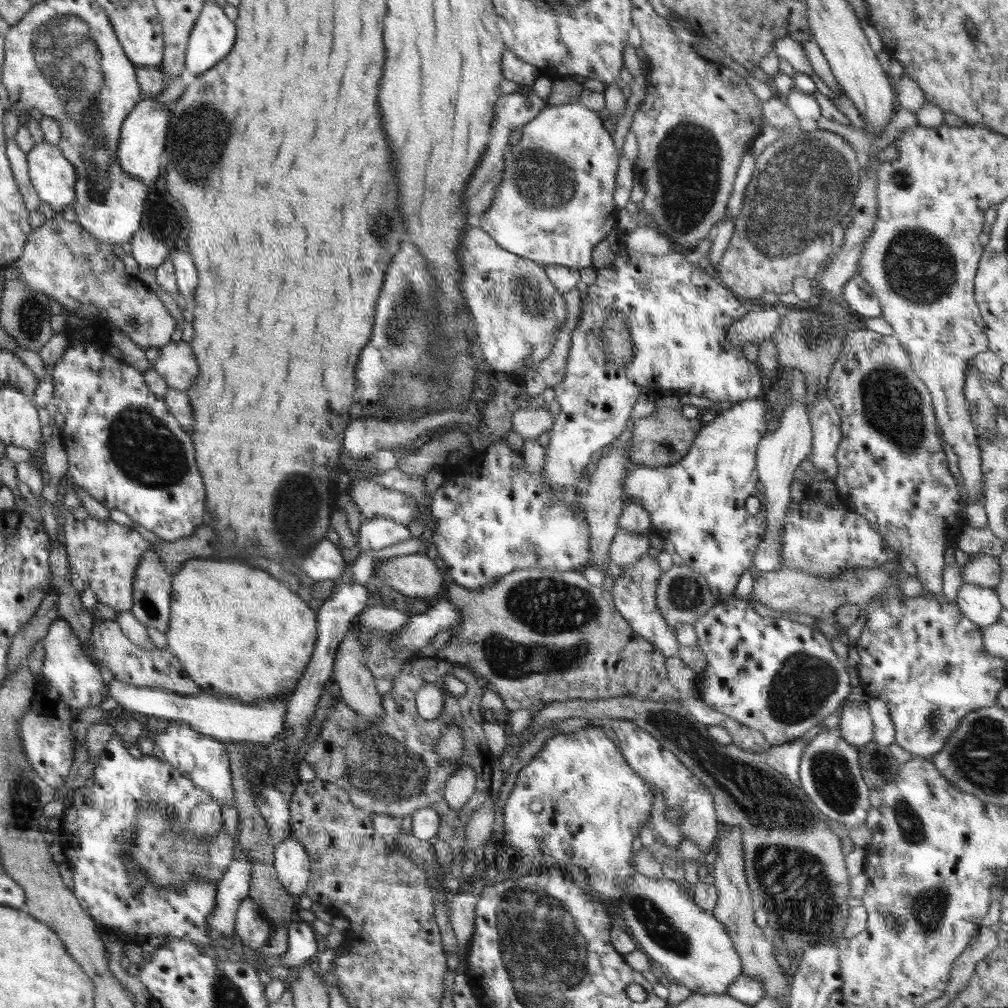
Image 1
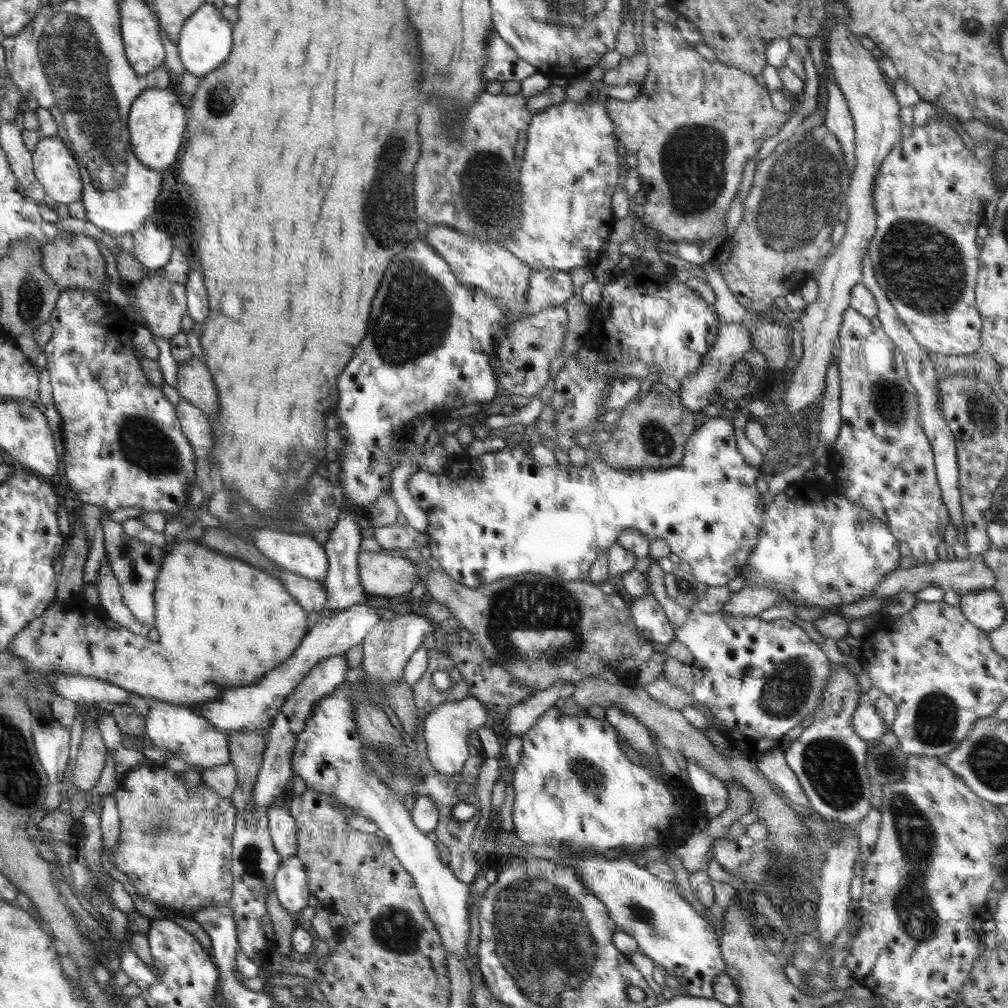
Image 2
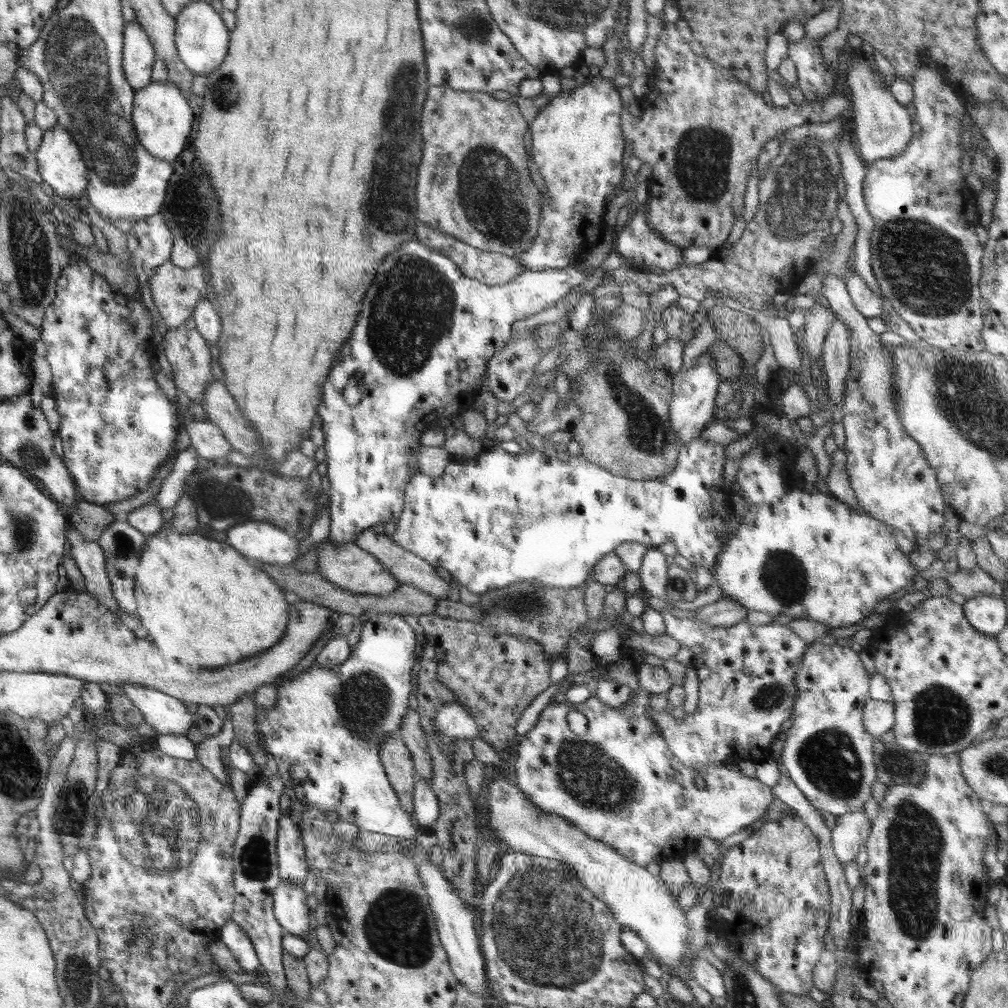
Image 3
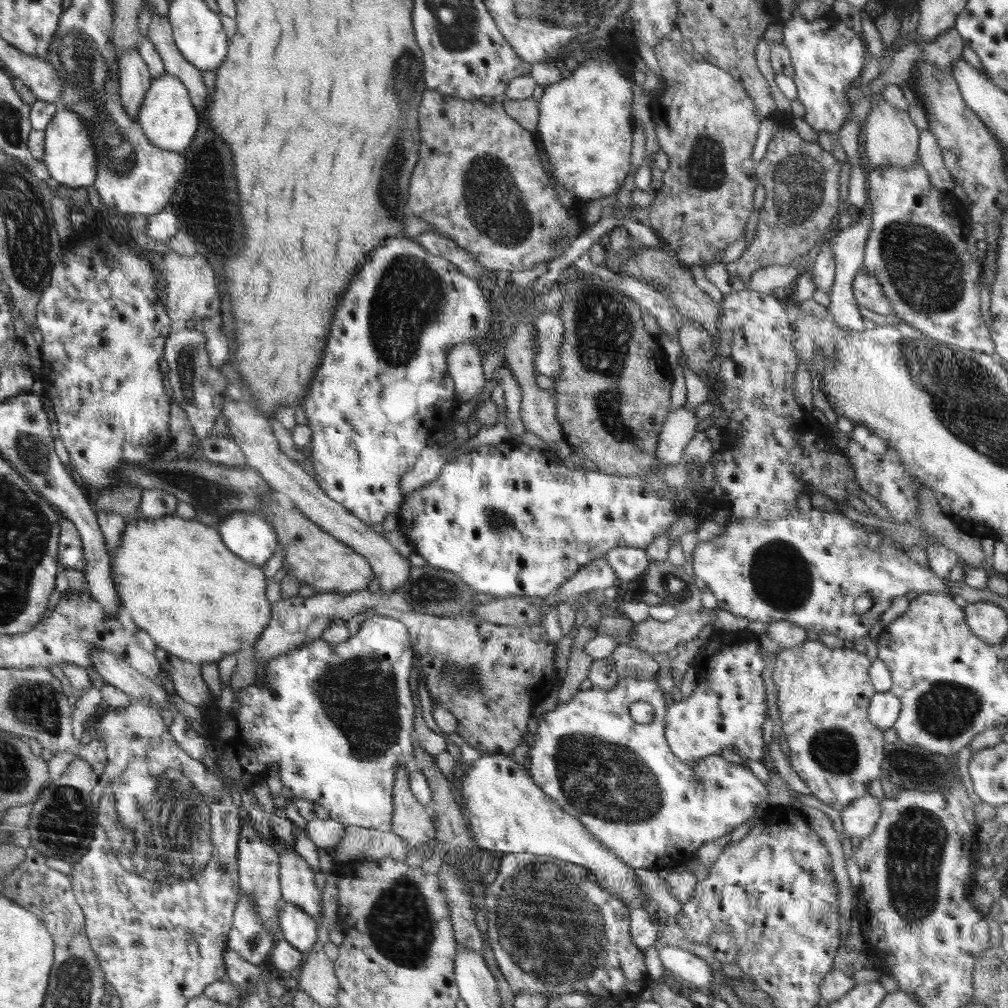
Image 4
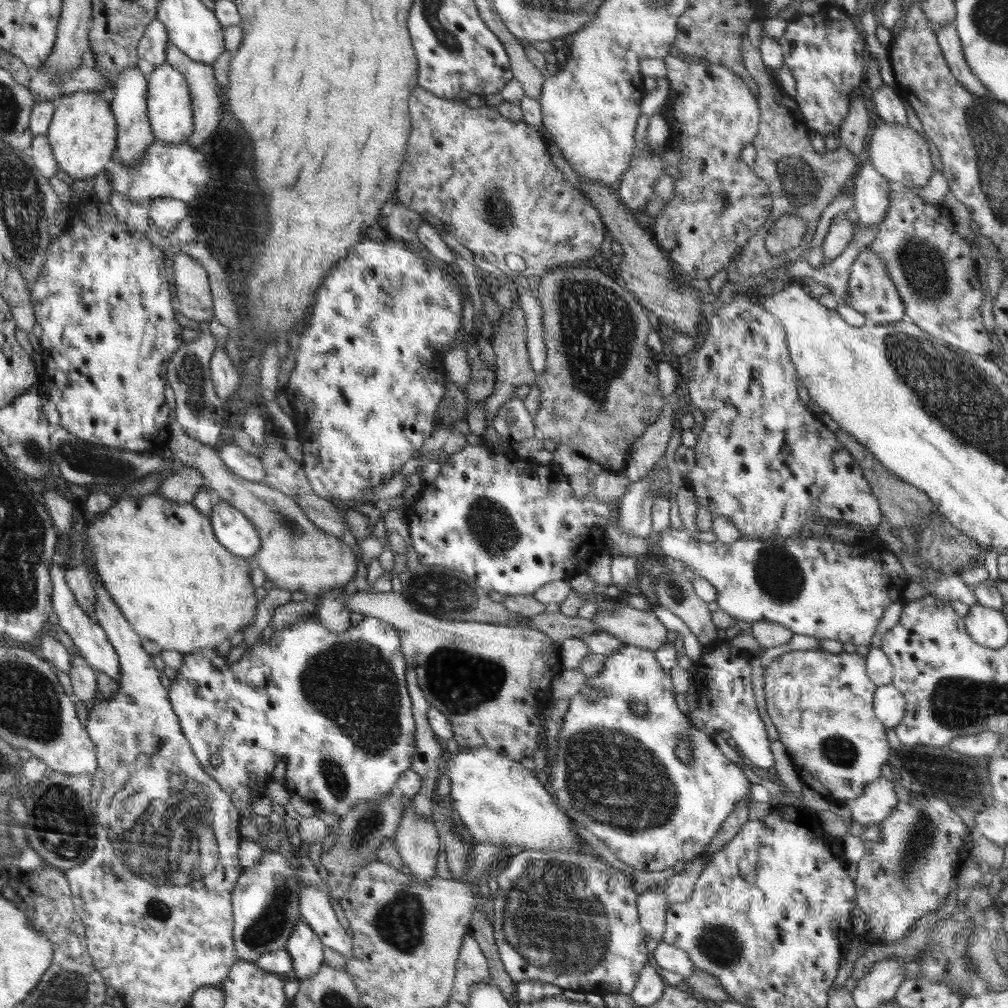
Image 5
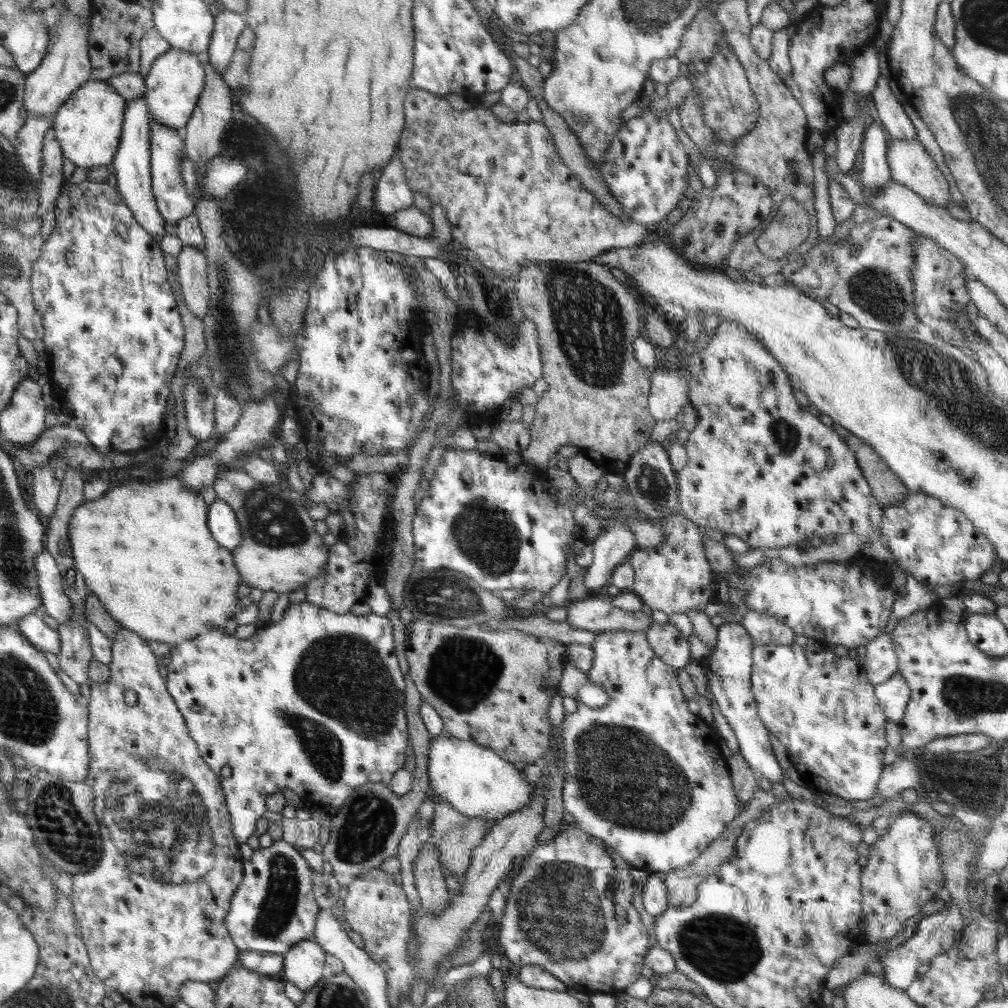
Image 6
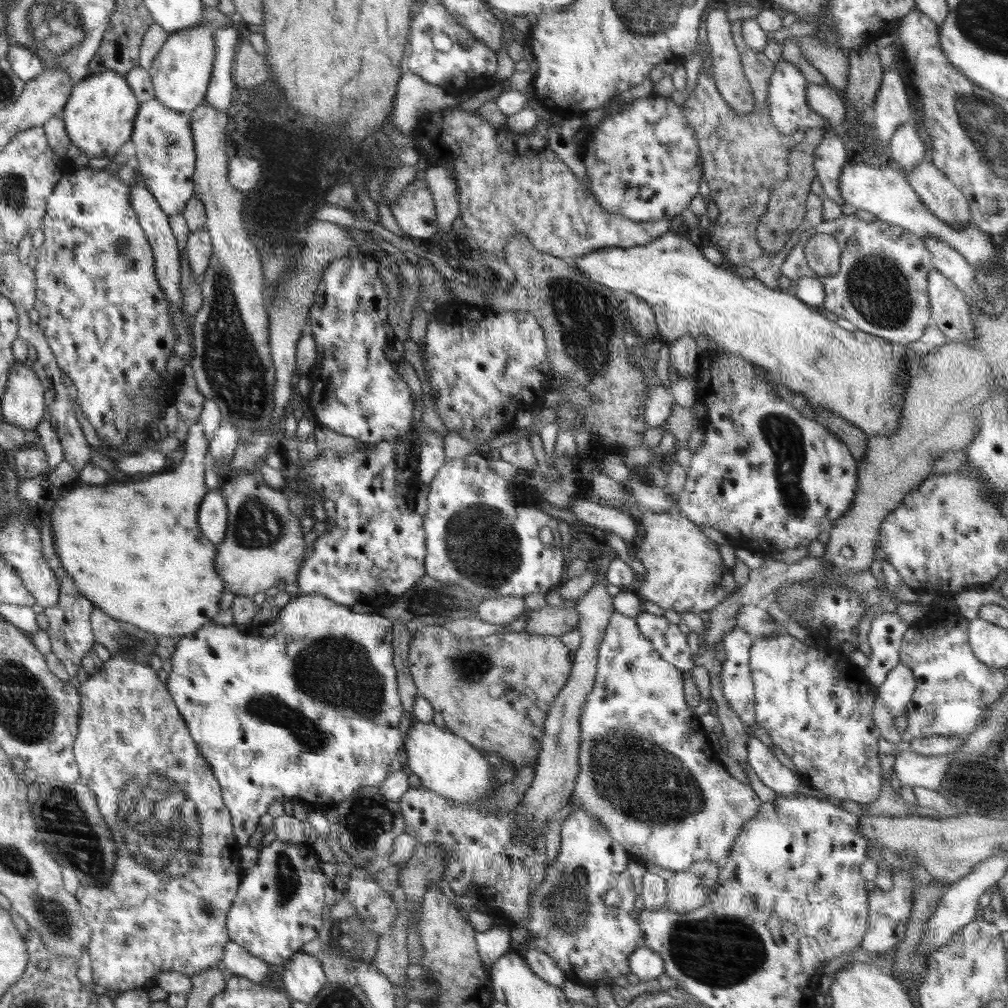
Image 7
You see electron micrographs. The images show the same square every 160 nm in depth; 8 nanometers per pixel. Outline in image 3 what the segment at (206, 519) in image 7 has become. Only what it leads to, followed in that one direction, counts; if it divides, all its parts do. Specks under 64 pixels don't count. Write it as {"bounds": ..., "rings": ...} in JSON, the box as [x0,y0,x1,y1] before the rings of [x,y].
{"bounds":[226,521,300,565],"rings":[[[248,521],[226,531],[226,543],[253,563],[279,565],[300,556],[299,540],[284,528],[266,521]]]}

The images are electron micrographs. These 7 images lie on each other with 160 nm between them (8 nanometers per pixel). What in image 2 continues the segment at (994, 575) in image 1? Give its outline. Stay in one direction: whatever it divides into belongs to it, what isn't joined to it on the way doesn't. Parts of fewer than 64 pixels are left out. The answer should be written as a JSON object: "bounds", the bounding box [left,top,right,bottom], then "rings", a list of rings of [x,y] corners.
{"bounds":[872,556,996,598],"rings":[[[968,556],[962,560],[935,560],[933,563],[920,563],[914,566],[907,566],[905,563],[899,566],[892,573],[883,578],[882,583],[872,591],[877,598],[889,598],[898,595],[900,592],[918,593],[925,587],[936,585],[944,591],[952,590],[958,595],[964,596],[967,593],[993,589],[996,578],[992,569],[988,568],[981,556]]]}

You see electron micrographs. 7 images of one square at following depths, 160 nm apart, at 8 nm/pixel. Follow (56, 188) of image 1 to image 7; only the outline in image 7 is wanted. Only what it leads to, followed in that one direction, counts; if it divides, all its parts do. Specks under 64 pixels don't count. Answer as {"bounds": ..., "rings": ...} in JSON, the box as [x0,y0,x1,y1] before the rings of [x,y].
{"bounds":[60,71,140,159],"rings":[[[104,71],[88,75],[74,84],[73,93],[60,116],[71,144],[85,151],[88,159],[112,158],[133,137],[139,111],[140,102],[125,75]]]}

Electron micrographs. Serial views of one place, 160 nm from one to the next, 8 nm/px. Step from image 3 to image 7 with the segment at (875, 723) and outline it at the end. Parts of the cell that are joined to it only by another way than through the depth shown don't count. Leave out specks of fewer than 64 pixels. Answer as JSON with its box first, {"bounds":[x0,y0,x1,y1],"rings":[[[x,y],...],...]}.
{"bounds":[877,662,916,718],"rings":[[[899,662],[887,674],[886,680],[879,685],[877,696],[894,718],[906,713],[915,688],[916,681],[912,671],[904,663]]]}

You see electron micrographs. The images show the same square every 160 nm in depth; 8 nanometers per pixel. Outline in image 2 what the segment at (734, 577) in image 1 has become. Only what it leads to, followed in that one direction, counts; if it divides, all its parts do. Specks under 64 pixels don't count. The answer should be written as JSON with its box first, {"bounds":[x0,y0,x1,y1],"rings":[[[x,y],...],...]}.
{"bounds":[372,417,766,589],"rings":[[[712,417],[703,423],[689,436],[688,442],[685,444],[685,453],[679,465],[666,469],[616,469],[602,462],[600,458],[588,457],[584,466],[576,467],[570,461],[562,460],[557,466],[546,466],[534,460],[532,455],[522,449],[505,447],[498,451],[484,453],[478,456],[480,460],[480,474],[473,474],[474,480],[468,480],[468,476],[460,476],[456,480],[452,480],[445,475],[432,474],[427,470],[419,469],[410,477],[407,483],[408,490],[412,498],[418,502],[418,506],[426,512],[428,516],[428,526],[424,532],[420,532],[410,525],[386,525],[380,528],[373,528],[374,535],[372,538],[382,546],[382,548],[391,551],[394,548],[430,548],[431,562],[440,569],[441,573],[445,573],[450,579],[459,584],[468,586],[470,589],[478,589],[480,586],[494,583],[495,581],[506,579],[507,577],[527,574],[547,575],[552,578],[558,578],[561,581],[578,583],[579,581],[587,581],[588,572],[594,561],[607,550],[617,543],[620,533],[627,528],[641,532],[650,542],[654,542],[659,538],[665,540],[670,546],[670,552],[676,554],[682,562],[687,562],[690,572],[696,577],[698,583],[705,584],[709,587],[726,586],[739,576],[740,569],[745,566],[746,559],[749,559],[751,552],[755,549],[758,542],[758,533],[761,531],[763,516],[766,504],[762,504],[761,496],[756,489],[756,479],[762,474],[761,469],[752,467],[744,461],[744,457],[736,447],[736,436],[734,435],[734,426],[726,419]]]}

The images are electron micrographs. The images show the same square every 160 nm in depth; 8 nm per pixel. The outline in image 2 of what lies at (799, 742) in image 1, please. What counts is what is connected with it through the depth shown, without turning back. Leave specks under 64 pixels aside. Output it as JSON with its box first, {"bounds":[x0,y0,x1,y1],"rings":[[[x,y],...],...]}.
{"bounds":[756,748,811,808],"rings":[[[780,748],[771,749],[758,759],[756,765],[765,778],[774,782],[792,802],[806,808],[811,806],[795,772],[785,761],[785,751]]]}

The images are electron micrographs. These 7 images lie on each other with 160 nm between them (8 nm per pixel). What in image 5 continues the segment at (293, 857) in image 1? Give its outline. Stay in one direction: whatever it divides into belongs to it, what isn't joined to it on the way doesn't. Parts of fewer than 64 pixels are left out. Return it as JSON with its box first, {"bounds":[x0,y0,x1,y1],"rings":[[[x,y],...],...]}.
{"bounds":[285,919,325,980],"rings":[[[302,919],[296,922],[285,949],[292,957],[292,968],[298,980],[317,974],[325,960],[324,948],[321,937],[309,924]]]}

